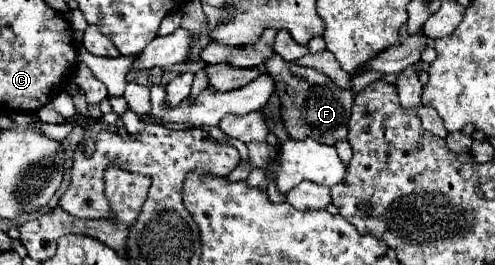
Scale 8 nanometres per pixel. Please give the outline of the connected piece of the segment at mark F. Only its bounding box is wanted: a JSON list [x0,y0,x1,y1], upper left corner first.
[263,53,355,145]

